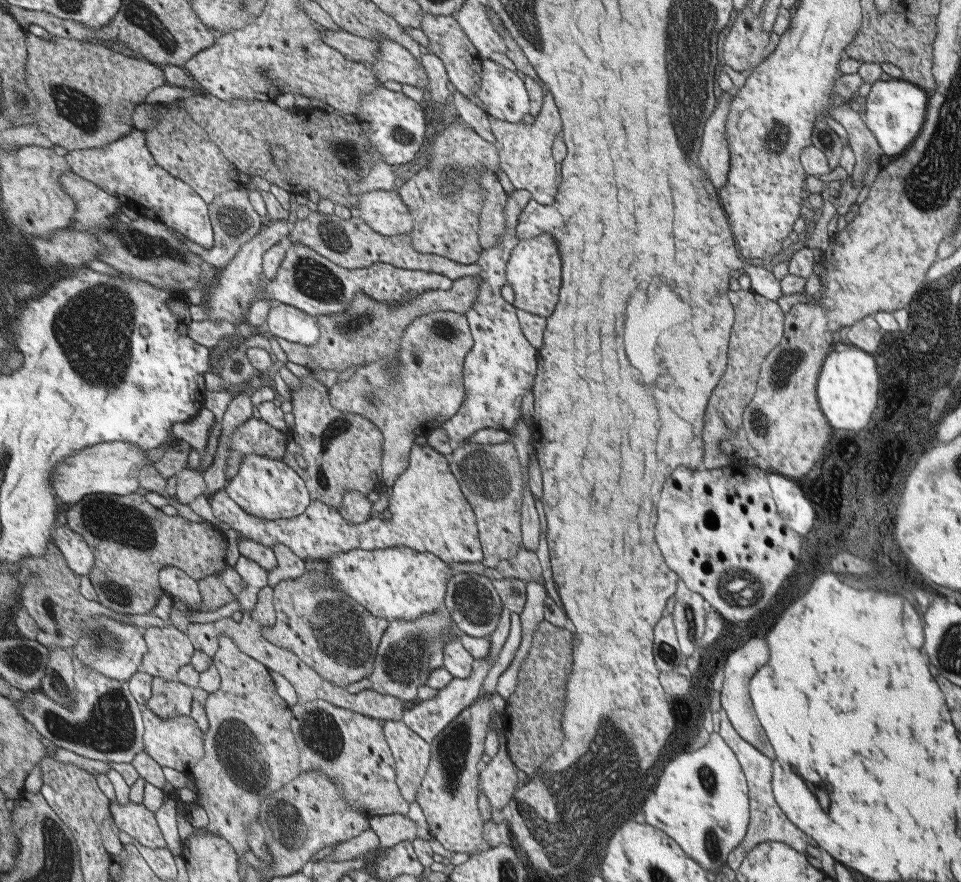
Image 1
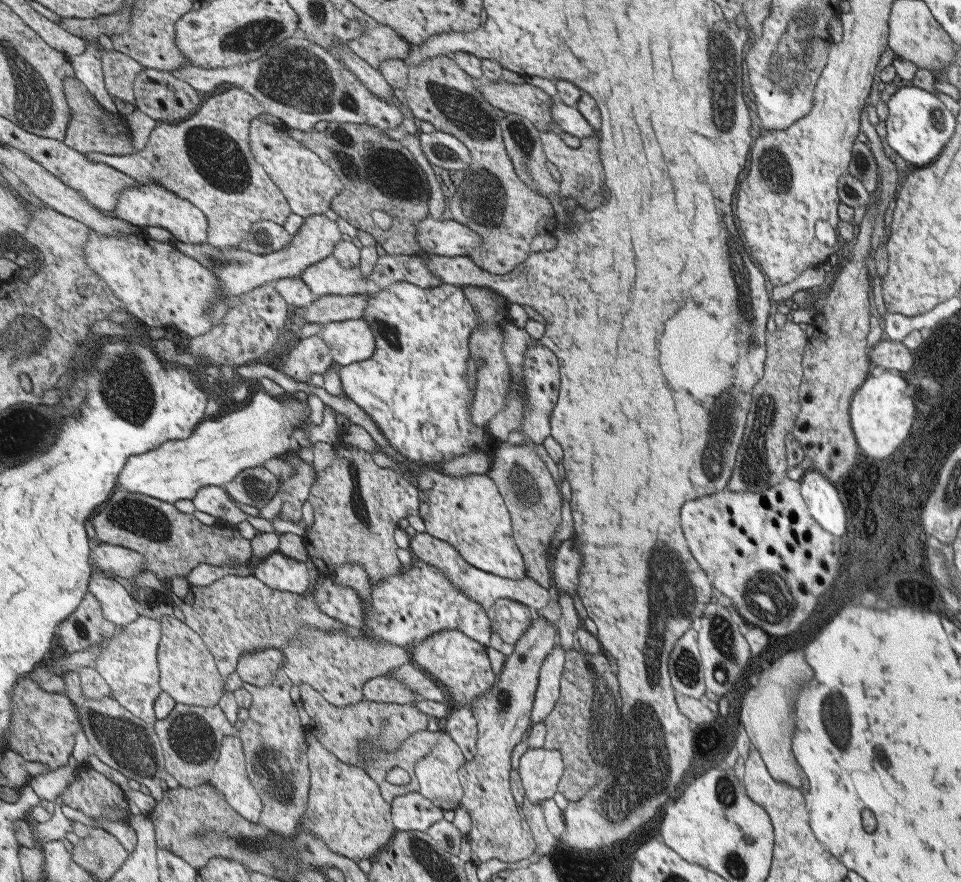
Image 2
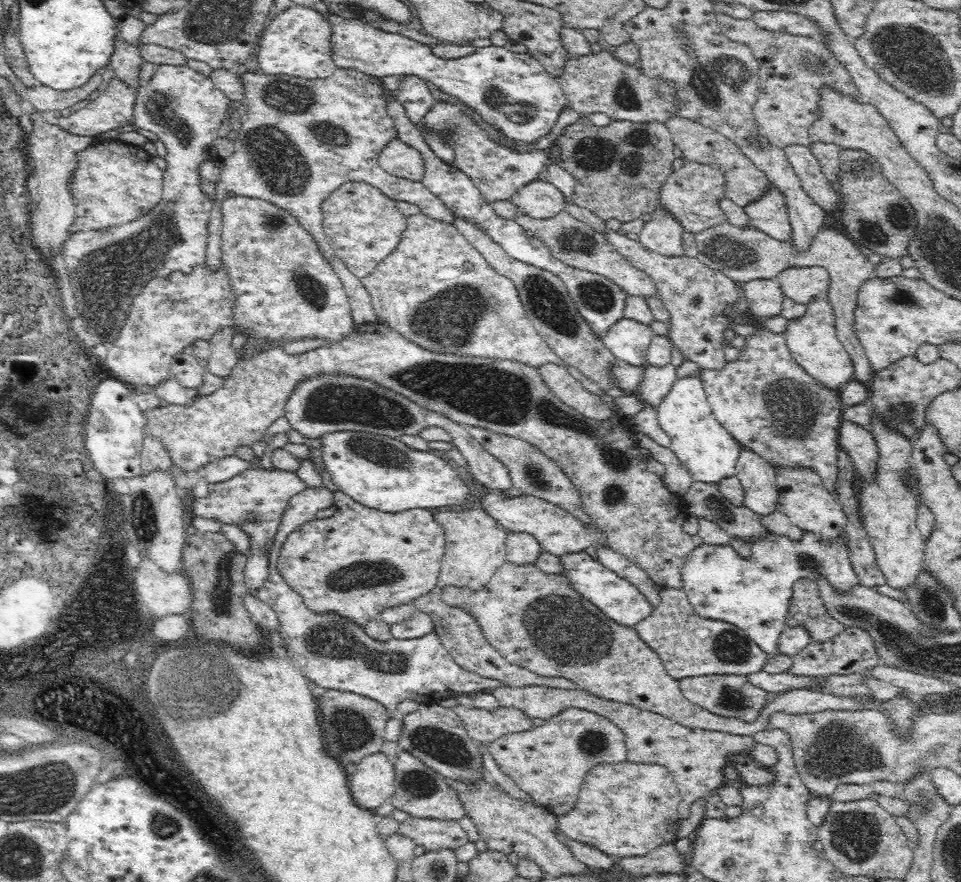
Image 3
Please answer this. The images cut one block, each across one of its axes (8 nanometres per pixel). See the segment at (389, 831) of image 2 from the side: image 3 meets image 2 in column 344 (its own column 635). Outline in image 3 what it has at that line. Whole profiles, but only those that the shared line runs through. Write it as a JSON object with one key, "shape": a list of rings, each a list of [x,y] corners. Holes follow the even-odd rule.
{"shape":[[[624,760],[612,763],[598,763],[586,774],[577,792],[577,799],[572,810],[560,815],[558,832],[568,839],[577,840],[584,845],[590,845],[604,854],[618,857],[638,856],[648,852],[656,844],[666,839],[674,839],[677,828],[670,826],[668,816],[664,816],[664,804],[670,800],[668,796],[676,792],[670,772],[656,762]]]}

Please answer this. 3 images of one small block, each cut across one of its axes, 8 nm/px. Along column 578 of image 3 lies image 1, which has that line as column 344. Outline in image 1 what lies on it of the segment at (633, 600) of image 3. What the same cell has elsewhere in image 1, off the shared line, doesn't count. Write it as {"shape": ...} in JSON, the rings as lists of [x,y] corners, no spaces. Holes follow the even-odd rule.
{"shape":[[[395,547],[374,551],[355,549],[344,552],[330,561],[325,570],[337,580],[335,586],[352,596],[374,617],[386,621],[414,621],[435,612],[445,604],[452,571],[440,557],[412,548]]]}

